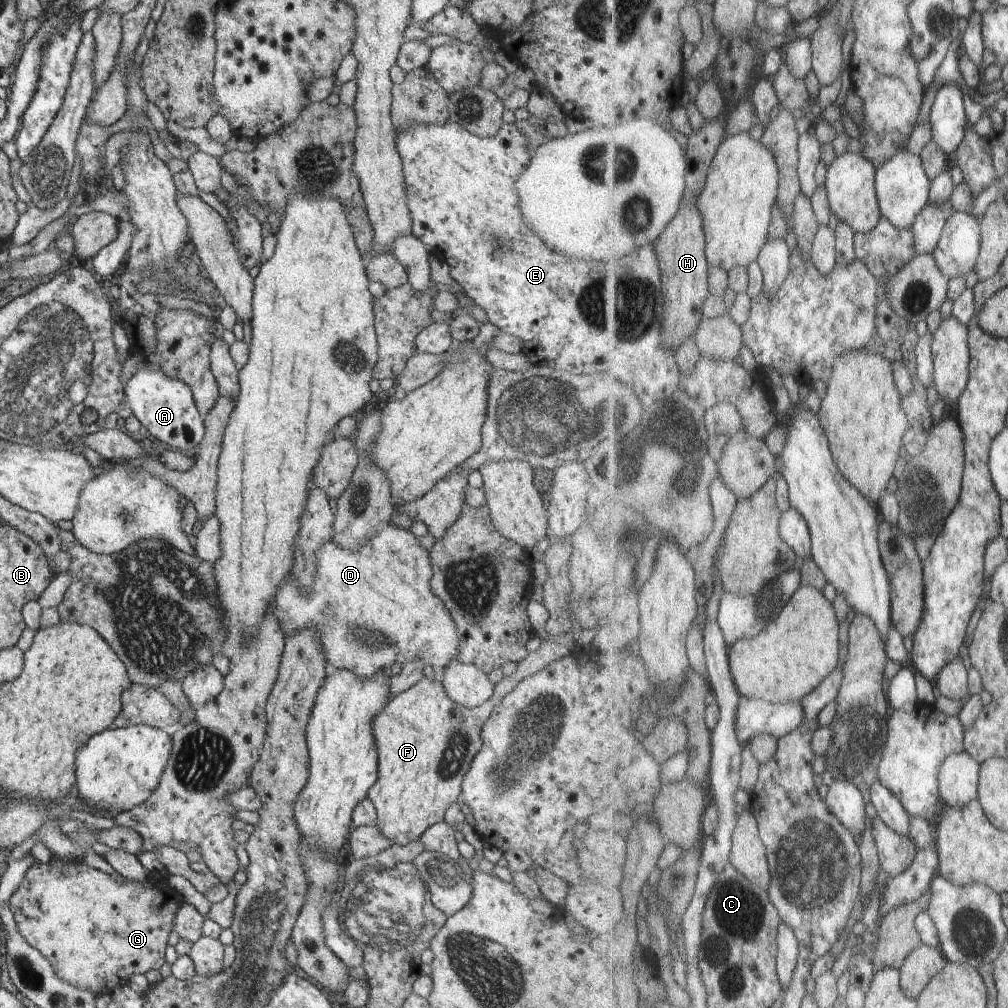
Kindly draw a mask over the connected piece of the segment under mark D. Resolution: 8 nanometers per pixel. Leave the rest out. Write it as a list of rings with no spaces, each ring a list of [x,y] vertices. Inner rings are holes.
[[[391,522],[383,525],[378,534],[374,535],[362,548],[356,551],[347,551],[337,547],[331,540],[318,550],[317,565],[315,568],[314,579],[311,580],[310,594],[305,595],[304,591],[296,586],[293,575],[287,576],[284,582],[280,584],[280,588],[276,591],[274,605],[280,623],[284,623],[284,626],[295,631],[299,629],[316,629],[319,632],[320,644],[323,644],[324,656],[327,660],[327,669],[329,671],[335,669],[348,669],[349,671],[357,674],[361,679],[371,679],[374,675],[377,675],[378,671],[388,670],[391,664],[408,664],[408,661],[415,660],[416,656],[423,660],[423,665],[431,665],[432,668],[445,668],[456,658],[461,646],[461,639],[457,633],[456,625],[451,617],[448,608],[446,608],[444,602],[442,602],[431,589],[431,578],[433,570],[429,559],[428,550],[422,548],[417,540],[418,537],[414,536],[410,531],[401,529],[392,525]]]

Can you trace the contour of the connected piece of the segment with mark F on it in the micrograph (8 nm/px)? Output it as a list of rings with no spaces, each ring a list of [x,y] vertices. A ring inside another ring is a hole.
[[[425,677],[408,690],[390,698],[375,716],[372,728],[378,751],[379,773],[367,796],[377,812],[376,826],[392,844],[405,847],[420,839],[429,826],[444,820],[451,804],[458,802],[464,775],[470,771],[471,762],[482,746],[482,725],[500,700],[502,696],[494,694],[480,706],[469,709],[450,700],[440,681]]]

